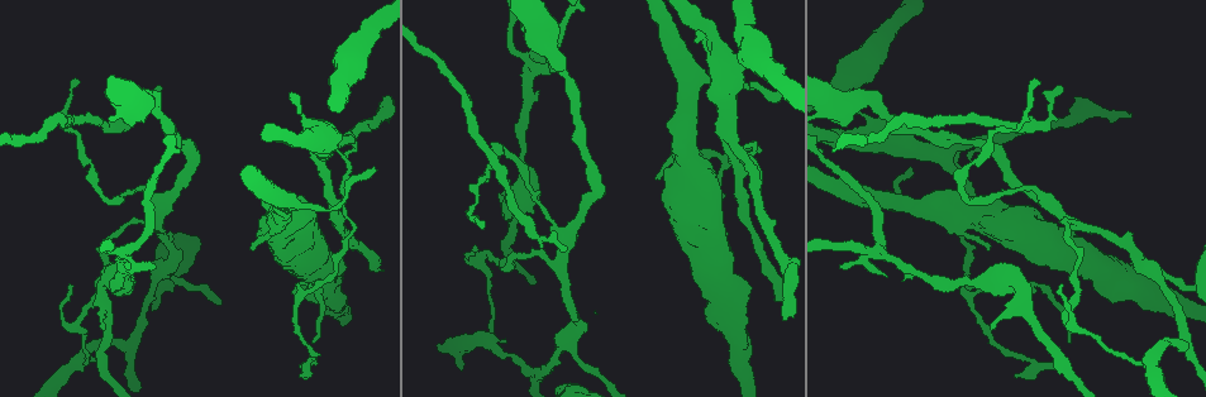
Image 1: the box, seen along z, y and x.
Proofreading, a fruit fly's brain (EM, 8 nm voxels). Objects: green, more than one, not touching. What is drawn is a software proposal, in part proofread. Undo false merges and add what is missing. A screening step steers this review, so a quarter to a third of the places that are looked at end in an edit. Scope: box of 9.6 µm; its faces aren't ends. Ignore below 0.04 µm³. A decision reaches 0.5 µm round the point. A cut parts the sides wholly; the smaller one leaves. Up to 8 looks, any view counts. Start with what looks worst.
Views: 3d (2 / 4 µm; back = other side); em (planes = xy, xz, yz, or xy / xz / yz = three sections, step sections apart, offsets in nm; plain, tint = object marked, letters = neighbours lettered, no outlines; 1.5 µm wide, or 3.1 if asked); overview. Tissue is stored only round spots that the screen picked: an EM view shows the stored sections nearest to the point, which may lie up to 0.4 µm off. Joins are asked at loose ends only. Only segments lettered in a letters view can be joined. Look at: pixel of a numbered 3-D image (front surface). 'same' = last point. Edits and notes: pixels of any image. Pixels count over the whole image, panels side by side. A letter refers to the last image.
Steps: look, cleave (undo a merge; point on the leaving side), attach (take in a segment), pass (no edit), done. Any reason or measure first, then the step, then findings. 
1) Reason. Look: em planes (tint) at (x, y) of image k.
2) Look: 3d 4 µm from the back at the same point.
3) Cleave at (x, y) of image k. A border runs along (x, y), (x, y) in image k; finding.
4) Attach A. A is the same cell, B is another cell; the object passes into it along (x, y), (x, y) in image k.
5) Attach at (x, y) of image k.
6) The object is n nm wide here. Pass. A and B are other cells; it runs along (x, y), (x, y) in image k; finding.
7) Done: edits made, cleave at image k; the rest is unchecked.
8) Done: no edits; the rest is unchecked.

End of a long branch. Look: 3d 4 µm at (1057, 85) of image 1.

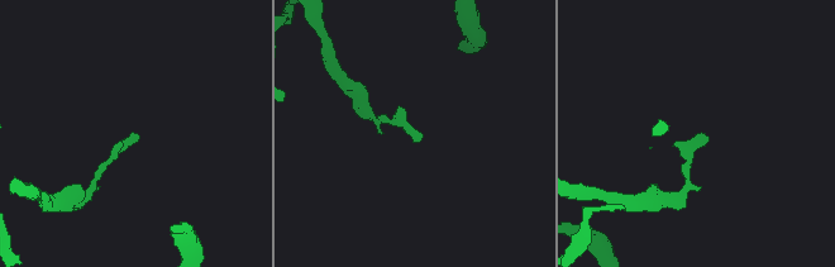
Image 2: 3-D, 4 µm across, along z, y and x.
Look: em yz step 4 (tint) at (136, 135) of image 2.

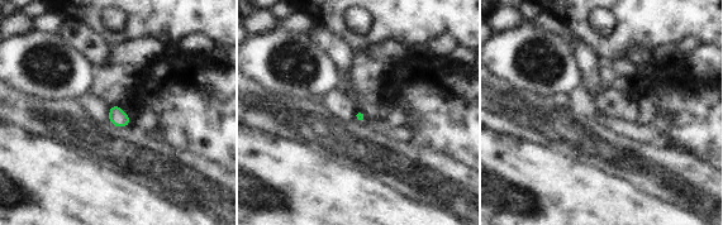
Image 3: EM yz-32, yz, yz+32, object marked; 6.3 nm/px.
Cut it another way. Look: em planes (letters) at the same point.

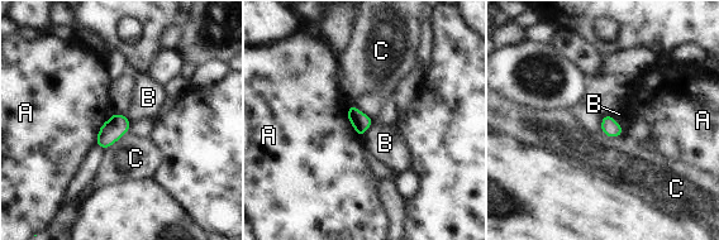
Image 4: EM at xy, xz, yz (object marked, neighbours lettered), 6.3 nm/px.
The object is 110 nm wide here. Pass. A, B and C are other cells; a border runs along (372, 119), (362, 137) in image 4; none of them fits.

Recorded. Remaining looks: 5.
Thick turns thin. Look: em planes (tint) at (88, 347) of image 1.

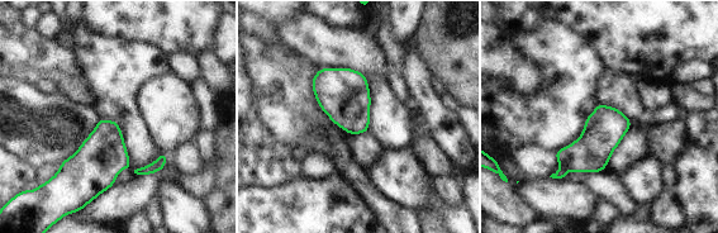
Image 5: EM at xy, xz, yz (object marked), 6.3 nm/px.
Look: em planes (letters) at the same point.

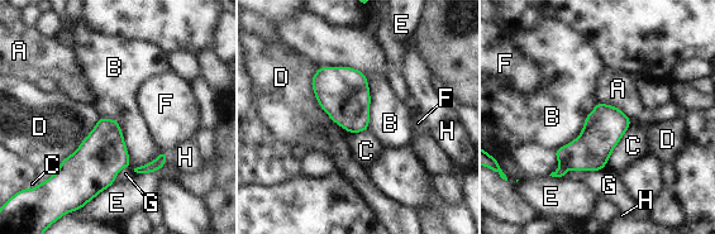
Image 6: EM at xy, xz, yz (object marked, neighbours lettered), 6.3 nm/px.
Cleave at (590, 151) of image 6. A, B, C, D, E, F, G and H are other cells; a border runs along (559, 166), (567, 170) in image 6; a second neuron is stuck on.

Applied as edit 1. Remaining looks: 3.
Look: overview.

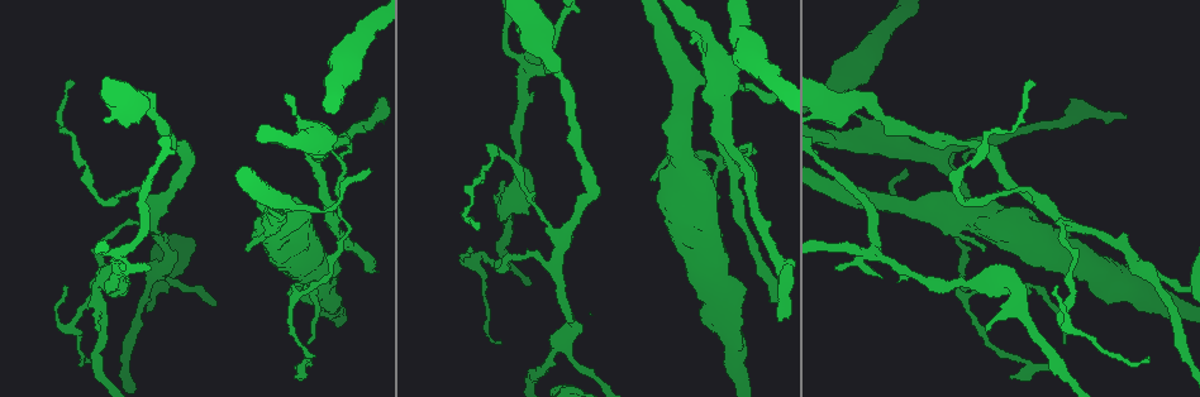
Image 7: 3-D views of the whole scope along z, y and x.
An open end. Look: em planes (letters) at (246, 251) of image 7.

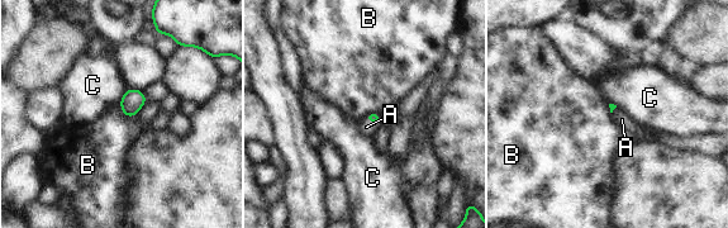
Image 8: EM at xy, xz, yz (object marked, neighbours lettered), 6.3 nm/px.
Attach A. A is the same cell, B and C are other cells; the neuron continues.

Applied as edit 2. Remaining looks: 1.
Done: edits made, cleave at image 6, attach at image 8; the rest is unchecked.

